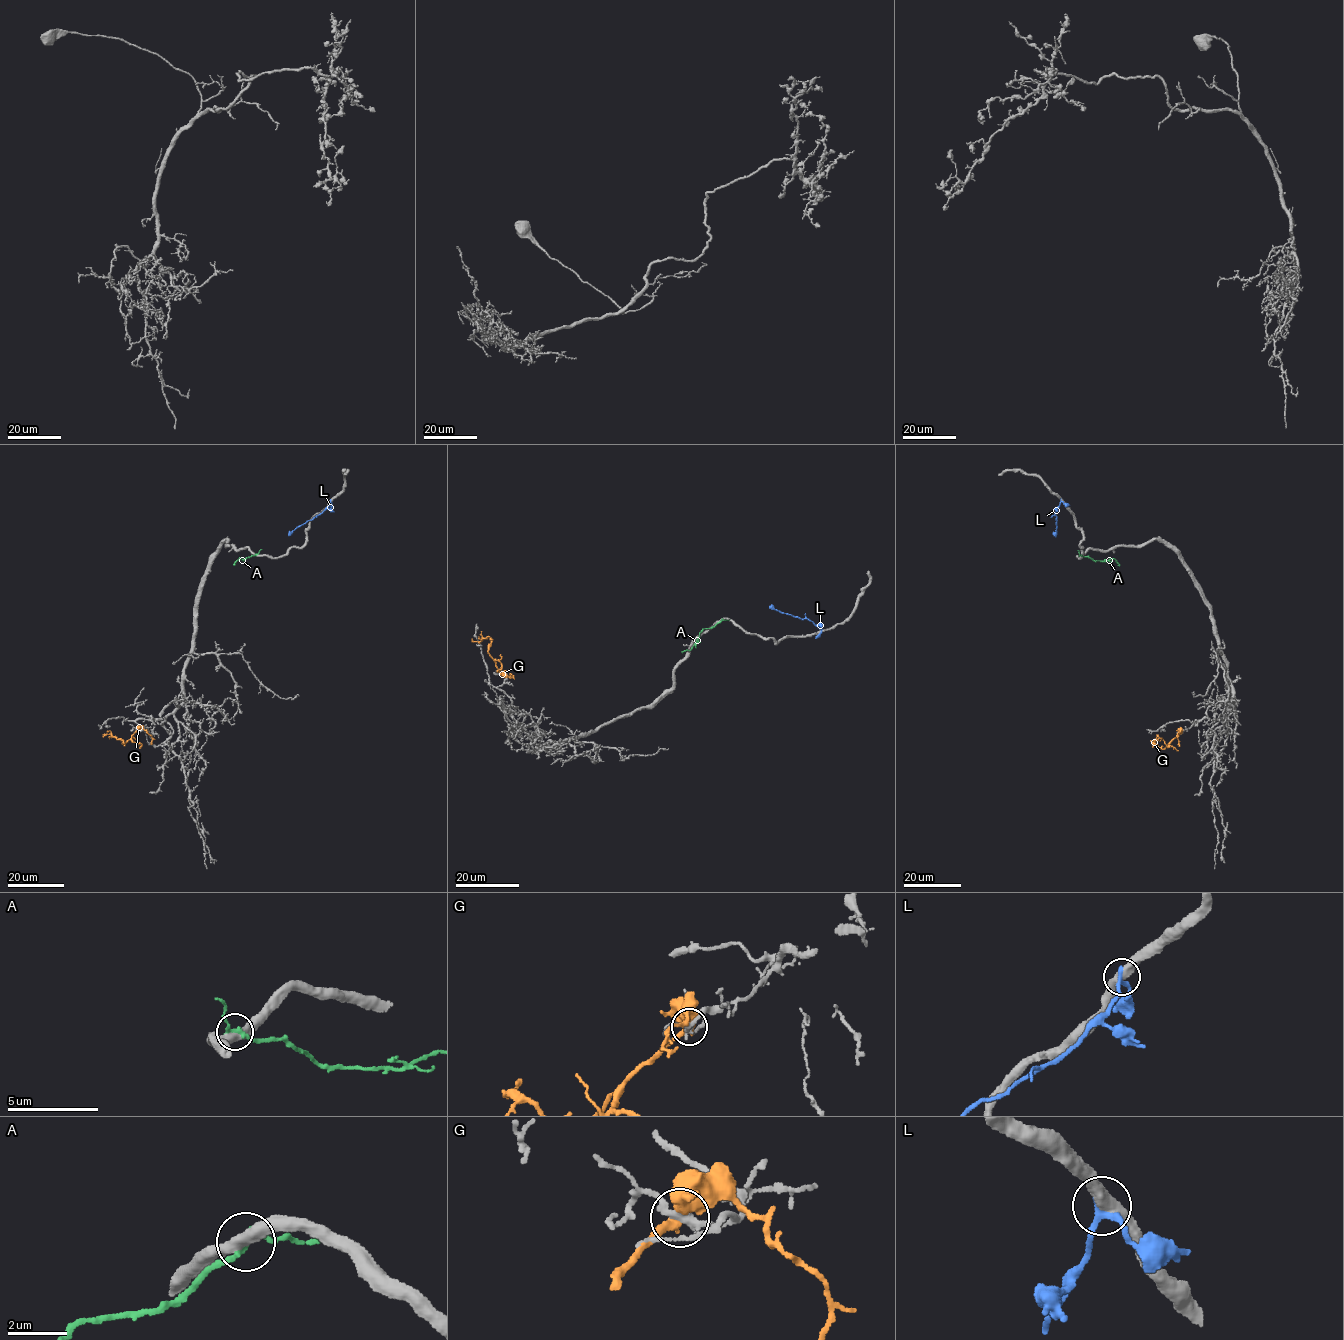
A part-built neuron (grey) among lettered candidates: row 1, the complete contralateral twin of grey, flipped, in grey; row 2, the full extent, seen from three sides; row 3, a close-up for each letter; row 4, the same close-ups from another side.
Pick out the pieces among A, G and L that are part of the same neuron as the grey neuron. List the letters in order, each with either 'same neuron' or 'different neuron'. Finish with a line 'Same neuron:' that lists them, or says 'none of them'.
A: different neuron
G: different neuron
L: different neuron
Same neuron: none of them

